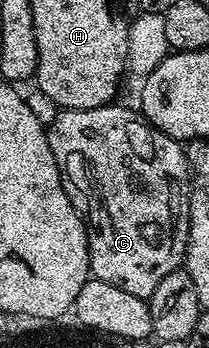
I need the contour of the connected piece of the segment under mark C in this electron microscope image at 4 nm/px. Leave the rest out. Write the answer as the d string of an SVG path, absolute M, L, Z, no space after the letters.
M107 105L96 109L65 109L57 112L51 123L48 123L46 136L48 145L52 149L52 157L56 157L56 165L62 174L64 193L68 193L68 201L78 210L83 223L86 224L86 236L88 237L88 257L90 258L90 274L95 279L104 281L108 285L116 285L116 289L124 289L124 293L132 293L132 297L140 297L147 301L156 293L156 285L168 277L168 273L179 270L183 266L186 253L186 230L190 220L190 200L188 198L188 184L192 178L190 166L186 164L186 153L183 144L179 140L168 137L160 129L156 129L137 110L130 107L114 107Z

